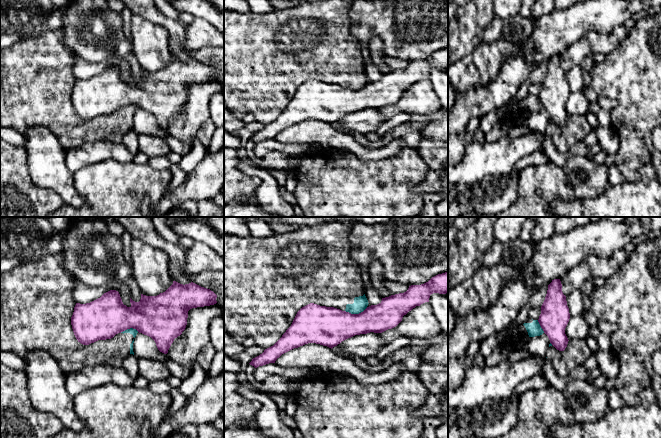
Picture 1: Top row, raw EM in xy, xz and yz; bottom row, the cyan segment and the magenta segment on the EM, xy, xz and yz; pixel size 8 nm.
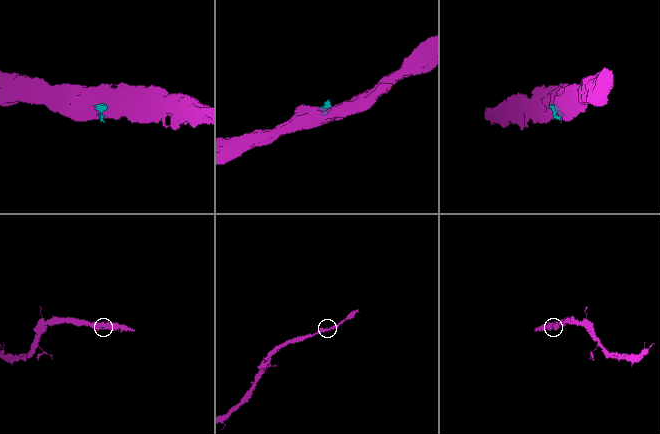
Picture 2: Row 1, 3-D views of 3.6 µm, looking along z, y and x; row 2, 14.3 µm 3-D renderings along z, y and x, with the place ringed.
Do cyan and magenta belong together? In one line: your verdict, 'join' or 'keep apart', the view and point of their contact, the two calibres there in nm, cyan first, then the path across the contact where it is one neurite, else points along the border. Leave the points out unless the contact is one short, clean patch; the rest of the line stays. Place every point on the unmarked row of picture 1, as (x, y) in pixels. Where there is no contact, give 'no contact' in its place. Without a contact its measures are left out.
keep apart; meets cyan in xz at (356, 89); 110 nm thick on the cyan side, 320 nm on the other; border along xz (367, 83), (358, 89), (345, 87)

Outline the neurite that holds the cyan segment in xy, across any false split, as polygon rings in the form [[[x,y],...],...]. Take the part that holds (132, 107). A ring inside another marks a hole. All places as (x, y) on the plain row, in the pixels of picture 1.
[[[62,28],[45,31],[36,37],[20,39],[10,48],[1,50],[0,51],[0,127],[9,127],[18,131],[21,134],[24,134],[26,130],[29,129],[31,126],[36,126],[36,125],[45,126],[58,138],[58,140],[60,141],[61,145],[65,150],[78,147],[79,145],[84,143],[92,143],[97,141],[110,141],[113,143],[122,143],[123,136],[126,133],[128,133],[130,130],[134,131],[133,119],[134,119],[134,114],[136,113],[138,107],[136,105],[130,104],[121,109],[116,110],[111,115],[98,116],[89,121],[81,120],[76,115],[71,101],[71,93],[73,91],[74,83],[76,81],[76,78],[72,70],[72,66],[76,58],[77,56],[75,55],[75,53],[71,49],[68,49],[64,43],[64,30]]]

